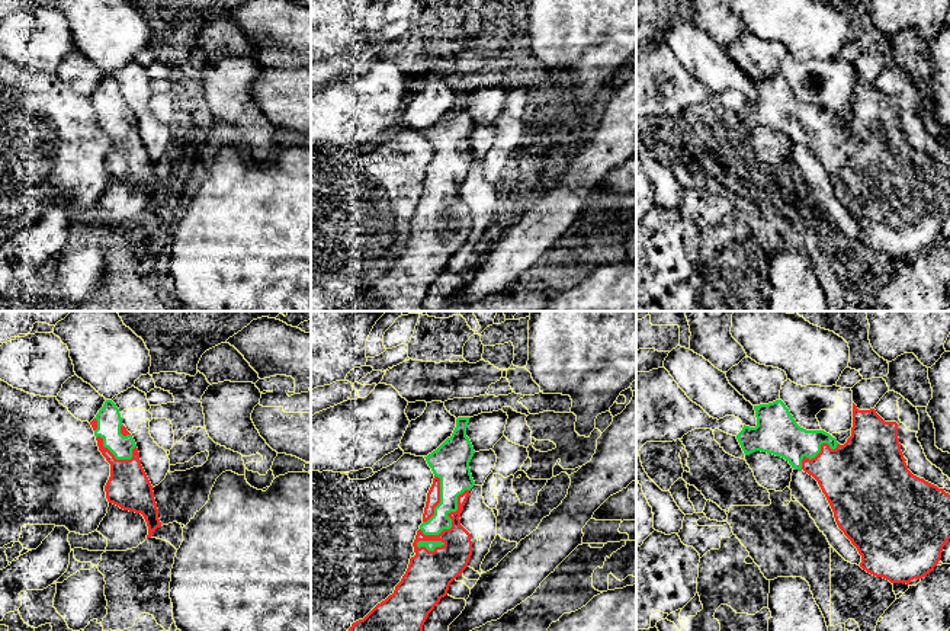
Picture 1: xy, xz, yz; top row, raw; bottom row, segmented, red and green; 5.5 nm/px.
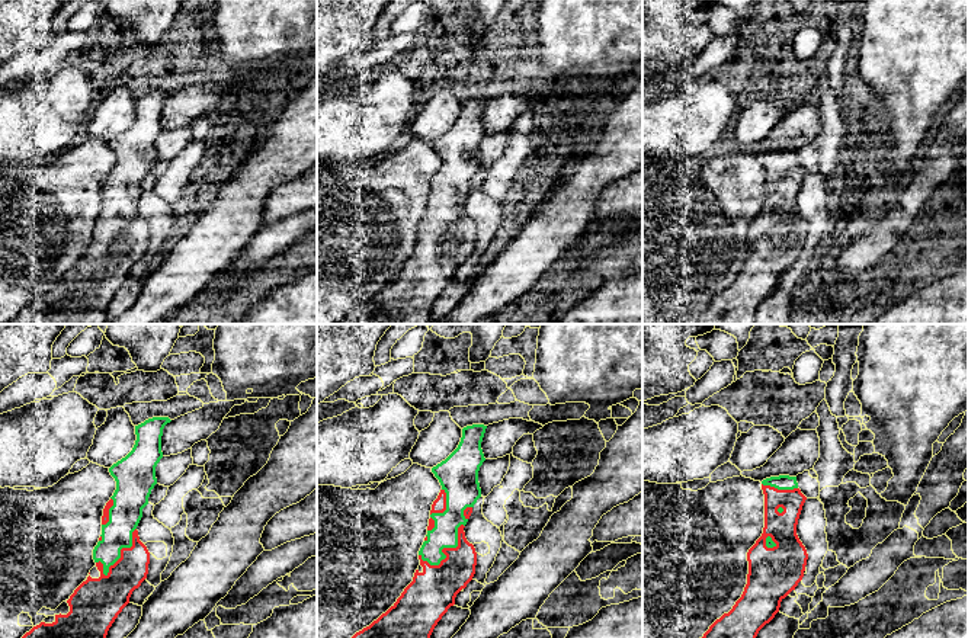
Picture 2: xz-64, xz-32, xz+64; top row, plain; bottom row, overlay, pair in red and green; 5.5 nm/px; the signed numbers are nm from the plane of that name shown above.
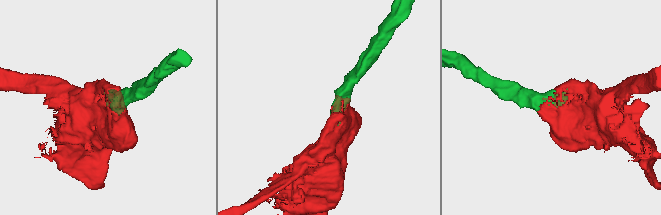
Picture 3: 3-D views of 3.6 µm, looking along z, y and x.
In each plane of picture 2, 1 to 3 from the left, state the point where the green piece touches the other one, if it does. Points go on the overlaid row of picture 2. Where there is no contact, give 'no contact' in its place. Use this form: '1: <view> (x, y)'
1: xz-64 (121, 550)
2: xz-32 (444, 548)
3: xz+64 (779, 490)

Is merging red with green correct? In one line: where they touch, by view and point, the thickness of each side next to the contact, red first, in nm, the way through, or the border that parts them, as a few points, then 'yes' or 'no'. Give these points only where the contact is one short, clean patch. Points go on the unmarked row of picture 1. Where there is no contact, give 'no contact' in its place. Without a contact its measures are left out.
contact xz (451, 192); calibres 190 and 180 nm; yes

